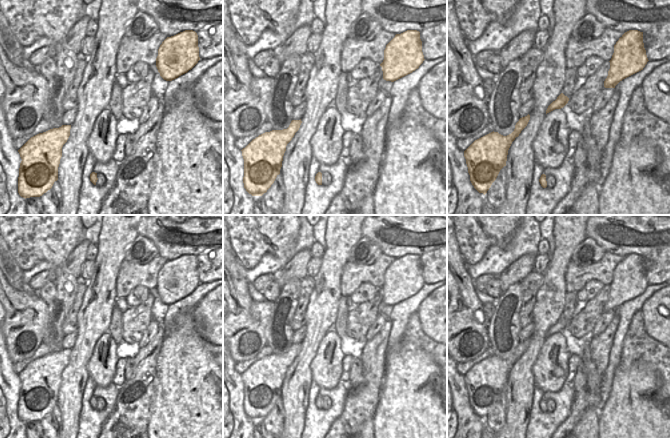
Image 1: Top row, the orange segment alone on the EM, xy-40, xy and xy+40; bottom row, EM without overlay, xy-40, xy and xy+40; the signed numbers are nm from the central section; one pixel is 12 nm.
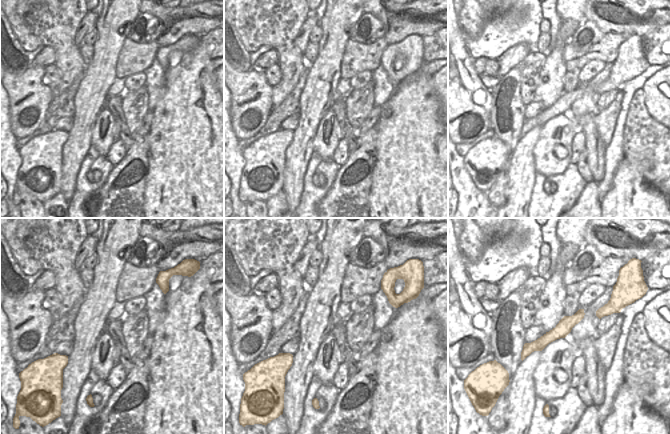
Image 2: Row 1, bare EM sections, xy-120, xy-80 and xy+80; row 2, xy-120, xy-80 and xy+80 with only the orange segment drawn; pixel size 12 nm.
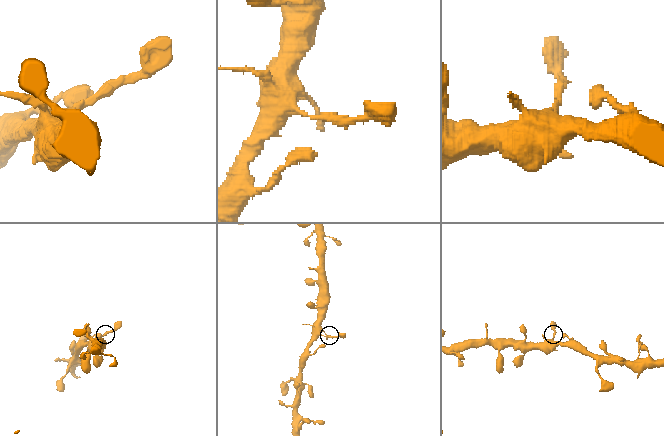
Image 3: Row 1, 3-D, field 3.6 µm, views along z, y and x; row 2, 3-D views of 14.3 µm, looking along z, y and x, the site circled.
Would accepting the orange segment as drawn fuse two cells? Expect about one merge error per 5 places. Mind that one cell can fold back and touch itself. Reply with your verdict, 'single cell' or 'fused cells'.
single cell

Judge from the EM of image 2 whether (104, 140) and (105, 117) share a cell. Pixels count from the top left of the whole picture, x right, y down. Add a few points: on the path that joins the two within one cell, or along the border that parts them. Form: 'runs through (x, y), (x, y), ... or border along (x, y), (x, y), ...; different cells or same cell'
runs through (107, 134), (110, 122); same cell

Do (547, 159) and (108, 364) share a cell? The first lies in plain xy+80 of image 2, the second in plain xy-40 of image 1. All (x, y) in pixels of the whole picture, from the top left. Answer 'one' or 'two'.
one

